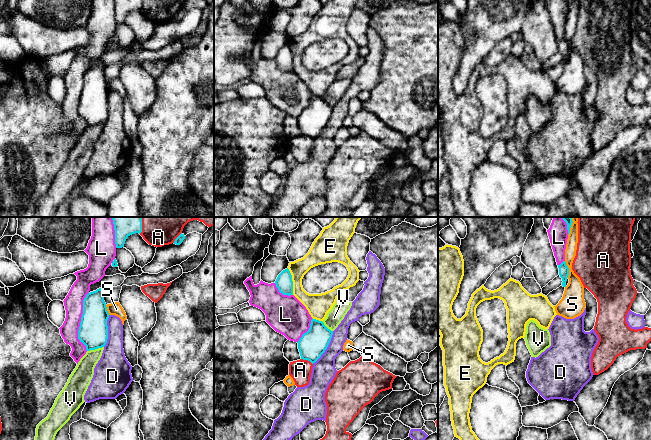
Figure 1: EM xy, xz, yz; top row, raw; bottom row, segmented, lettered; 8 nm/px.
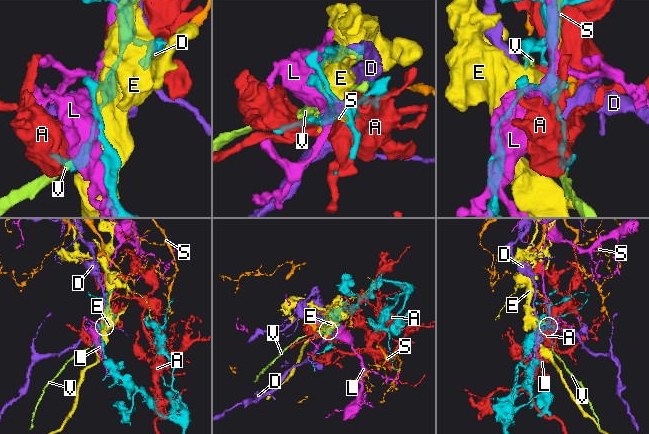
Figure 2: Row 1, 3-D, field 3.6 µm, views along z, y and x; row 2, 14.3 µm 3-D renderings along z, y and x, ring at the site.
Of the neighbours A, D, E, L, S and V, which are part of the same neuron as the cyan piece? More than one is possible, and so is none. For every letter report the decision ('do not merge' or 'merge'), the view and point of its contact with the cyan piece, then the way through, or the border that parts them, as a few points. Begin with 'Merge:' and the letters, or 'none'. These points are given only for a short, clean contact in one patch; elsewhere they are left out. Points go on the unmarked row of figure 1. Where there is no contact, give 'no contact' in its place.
Merge: none
A: do not merge; meets cyan in xz at (307, 135)
D: do not merge; meets cyan in xz at (326, 124)
E: do not merge; meets cyan in xz at (292, 57)
L: do not merge; meets cyan in xy at (81, 97)
S: do not merge; meets cyan in yz at (568, 45)
V: do not merge; meets cyan in xy at (95, 124)

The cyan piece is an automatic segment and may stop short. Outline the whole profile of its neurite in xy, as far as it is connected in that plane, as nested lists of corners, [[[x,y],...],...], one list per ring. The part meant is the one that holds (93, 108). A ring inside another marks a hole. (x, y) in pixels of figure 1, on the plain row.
[[[99,64],[96,67],[88,69],[83,76],[83,90],[78,106],[78,115],[86,122],[87,127],[102,124],[107,119],[107,96],[109,94],[109,89],[104,77],[104,68],[105,66]]]

